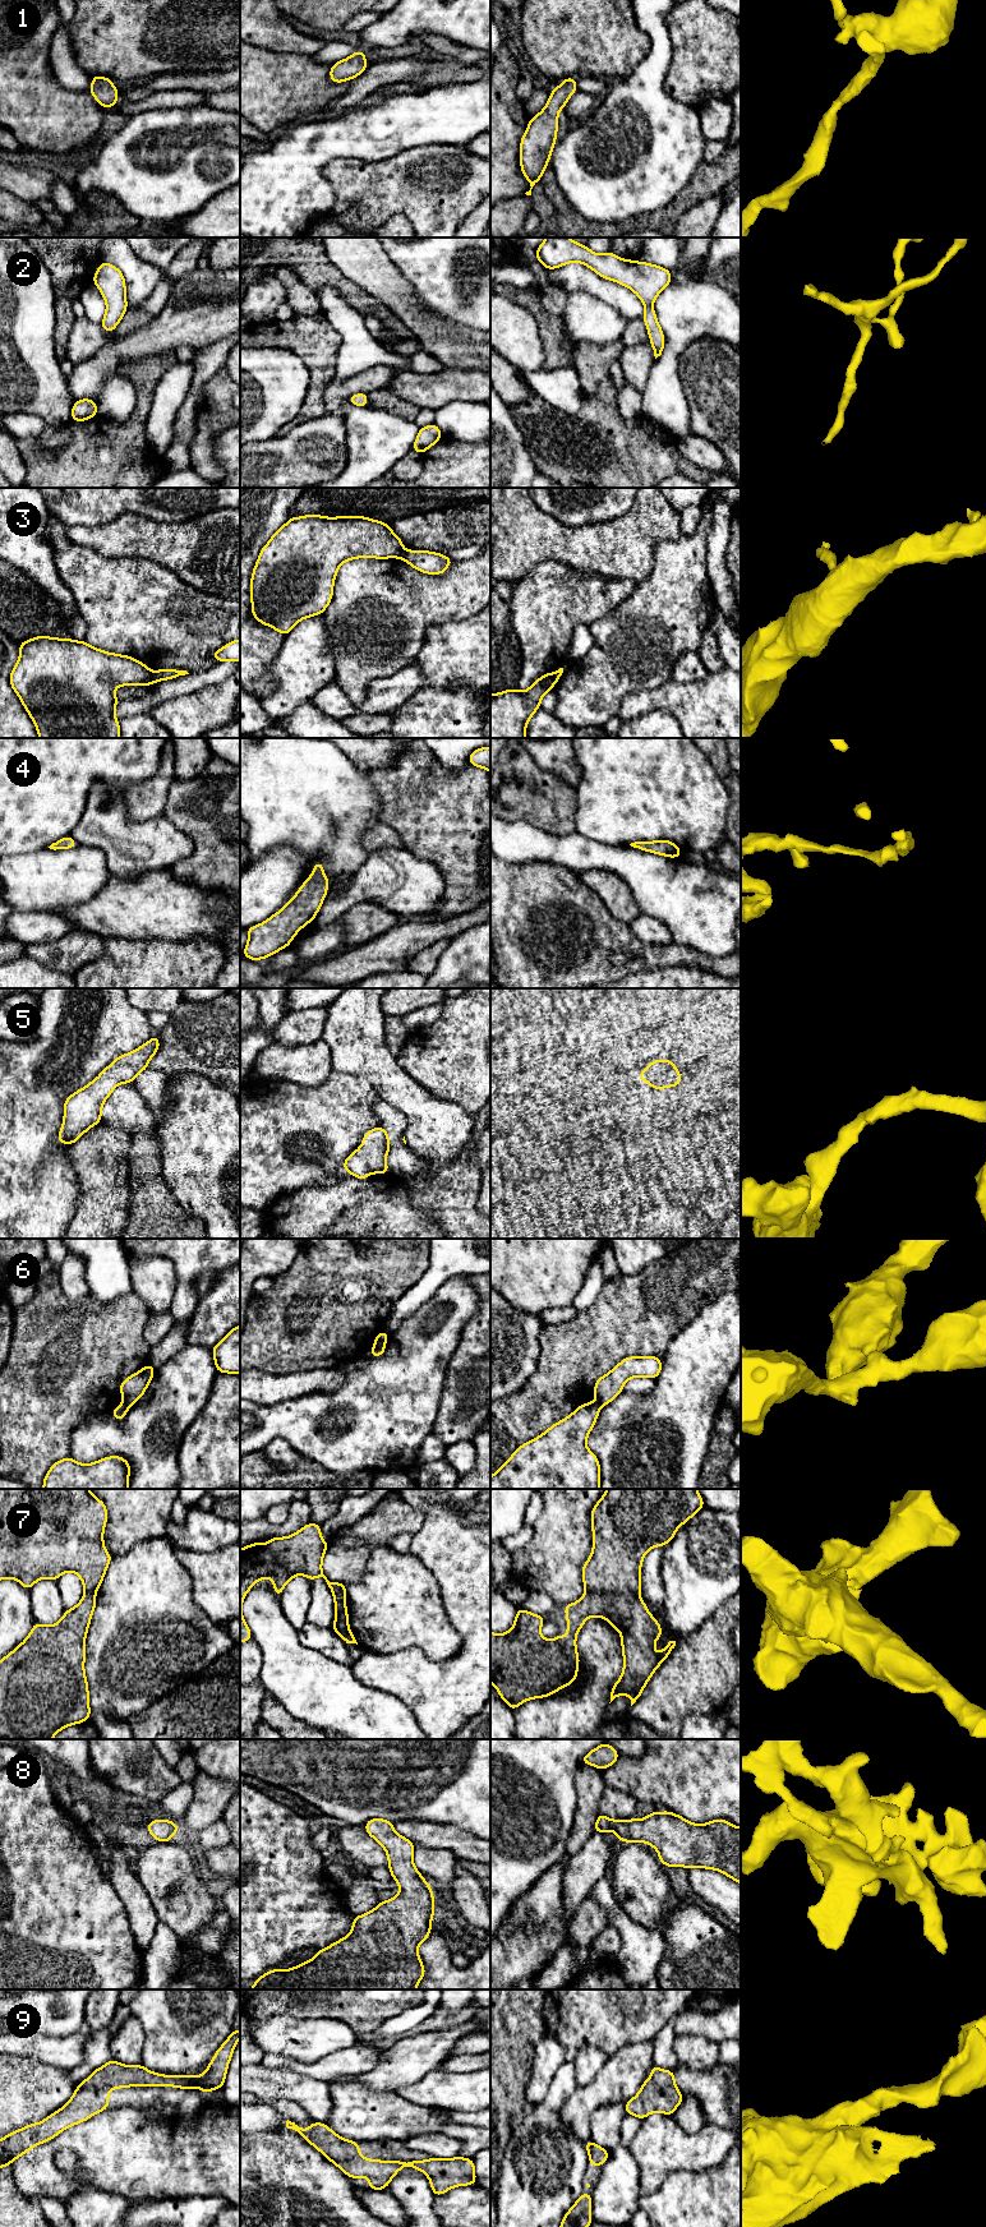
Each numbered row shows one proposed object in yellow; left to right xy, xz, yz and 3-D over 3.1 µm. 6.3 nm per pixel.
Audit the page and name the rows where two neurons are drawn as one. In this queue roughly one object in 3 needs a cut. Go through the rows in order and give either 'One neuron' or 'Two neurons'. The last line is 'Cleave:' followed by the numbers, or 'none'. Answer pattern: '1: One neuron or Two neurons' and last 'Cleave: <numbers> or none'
1: One neuron
2: One neuron
3: Two neurons
4: One neuron
5: One neuron
6: Two neurons
7: Two neurons
8: One neuron
9: One neuron
Cleave: 3, 6, 7

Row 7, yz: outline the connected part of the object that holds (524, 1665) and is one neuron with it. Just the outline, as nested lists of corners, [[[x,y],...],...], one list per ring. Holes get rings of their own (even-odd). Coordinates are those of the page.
[[[586,1591],[579,1601],[565,1606],[565,1614],[567,1617],[566,1638],[558,1633],[554,1640],[545,1640],[540,1633],[545,1618],[521,1608],[517,1609],[515,1623],[508,1632],[503,1634],[490,1632],[490,1682],[511,1710],[527,1700],[550,1696],[575,1682],[580,1661],[576,1637],[589,1617],[604,1617],[621,1633],[623,1672],[612,1687],[611,1702],[619,1695],[627,1695],[632,1706],[656,1668],[676,1646],[676,1641],[669,1641],[659,1655],[655,1654],[654,1645],[663,1631],[640,1595]]]

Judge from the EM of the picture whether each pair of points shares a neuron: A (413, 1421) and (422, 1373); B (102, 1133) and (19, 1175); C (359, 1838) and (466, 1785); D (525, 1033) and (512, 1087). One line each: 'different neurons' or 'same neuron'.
A: same neuron
B: different neurons
C: different neurons
D: different neurons

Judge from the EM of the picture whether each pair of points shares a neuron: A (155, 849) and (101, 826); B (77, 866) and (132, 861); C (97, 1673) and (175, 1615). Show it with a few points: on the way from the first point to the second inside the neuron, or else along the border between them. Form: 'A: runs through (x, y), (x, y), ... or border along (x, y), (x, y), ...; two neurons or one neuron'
A: runs through (142, 847), (129, 847), (114, 833); one neuron
B: border along (82, 847), (97, 847), (104, 853), (110, 872); two neurons
C: runs through (116, 1670), (151, 1636), (156, 1635); one neuron

